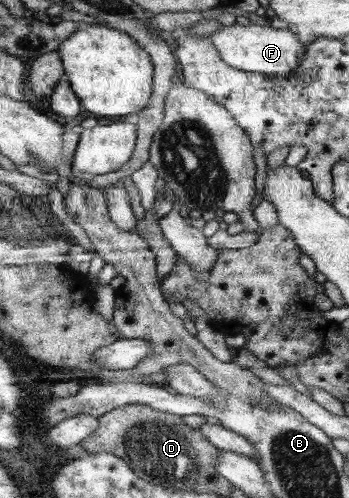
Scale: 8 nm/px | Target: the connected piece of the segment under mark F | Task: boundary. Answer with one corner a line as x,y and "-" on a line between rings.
235,24
233,26
223,26
215,33
208,35
225,63
230,67
235,67
239,71
249,73
265,74
267,76
288,76
297,67
297,60
302,53
308,53
306,45
302,40
303,33
292,33
288,28
276,29
272,26
261,26
249,24
247,26

